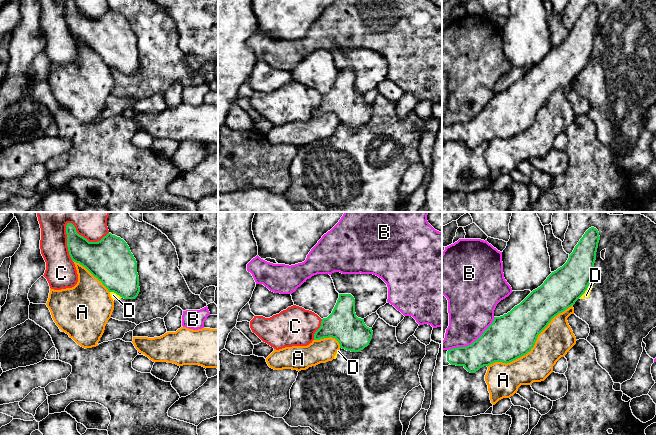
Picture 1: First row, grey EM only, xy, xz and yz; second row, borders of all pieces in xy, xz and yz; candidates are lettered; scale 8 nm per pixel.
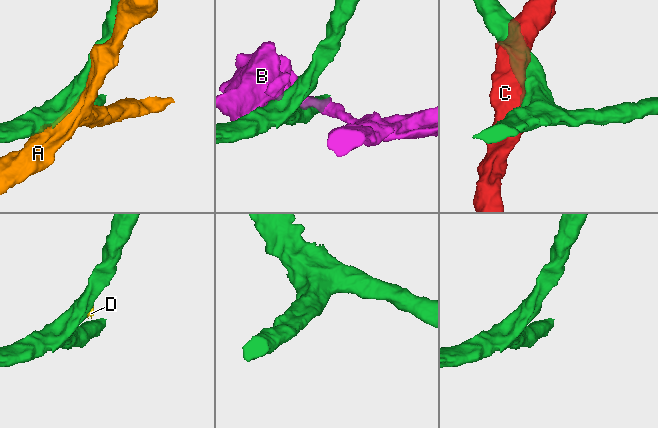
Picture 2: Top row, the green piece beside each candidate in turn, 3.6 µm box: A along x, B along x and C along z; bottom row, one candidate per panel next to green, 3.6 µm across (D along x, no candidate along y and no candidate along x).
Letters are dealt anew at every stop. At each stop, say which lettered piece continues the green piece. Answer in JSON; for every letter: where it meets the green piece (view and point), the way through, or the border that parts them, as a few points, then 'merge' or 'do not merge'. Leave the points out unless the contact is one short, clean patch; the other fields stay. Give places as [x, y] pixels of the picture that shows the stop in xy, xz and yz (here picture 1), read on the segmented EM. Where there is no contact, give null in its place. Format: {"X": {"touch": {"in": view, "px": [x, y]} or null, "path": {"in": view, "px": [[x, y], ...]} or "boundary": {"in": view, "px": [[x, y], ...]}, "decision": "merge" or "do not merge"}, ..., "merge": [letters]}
{"A": {"touch": {"in": "yz", "px": [533, 346]}, "decision": "do not merge"}, "B": {"touch": {"in": "yz", "px": [474, 341]}, "decision": "do not merge"}, "C": {"touch": {"in": "xy", "px": [71, 223]}, "decision": "do not merge"}, "D": {"touch": {"in": "yz", "px": [586, 289]}, "boundary": {"in": "yz", "px": [[591, 279], [587, 289], [578, 298]]}, "decision": "do not merge"}, "merge": []}

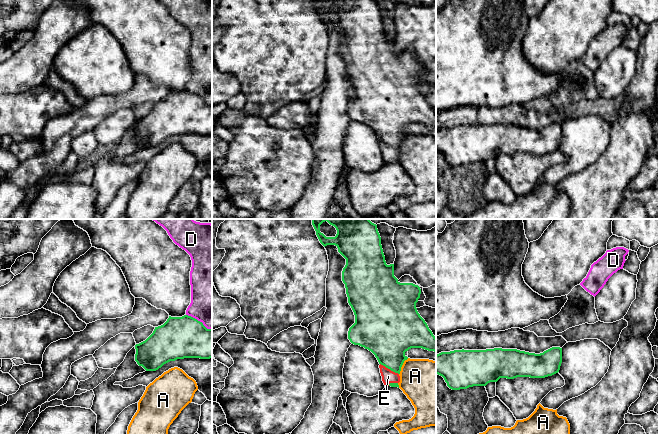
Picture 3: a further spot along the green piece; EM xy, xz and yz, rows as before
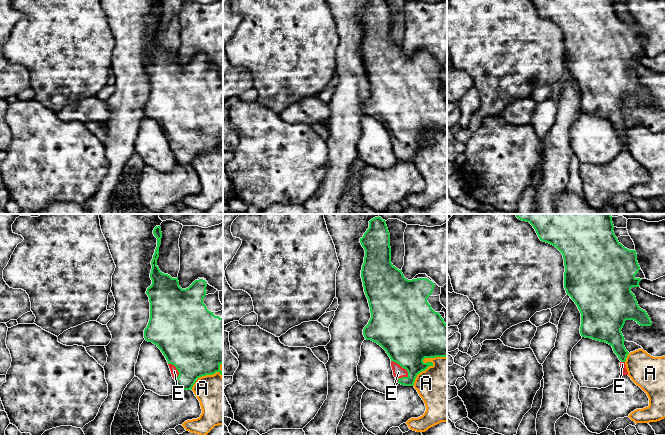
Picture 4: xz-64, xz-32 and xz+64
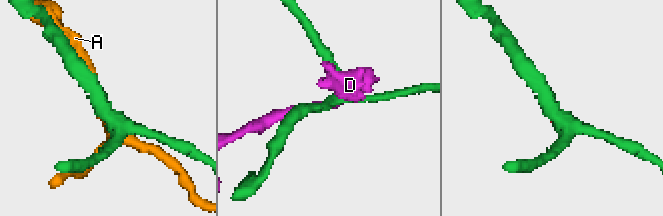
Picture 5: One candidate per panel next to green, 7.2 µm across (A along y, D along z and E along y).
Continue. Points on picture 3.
{"A": {"touch": {"in": "xz", "px": [401, 366]}, "decision": "do not merge"}, "D": {"touch": {"in": "xy", "px": [199, 321]}, "decision": "do not merge"}, "E": {"touch": {"in": "xz", "px": [389, 368]}, "path": {"in": "xz", "px": [[388, 337], [389, 368], [388, 376]]}, "decision": "merge"}, "merge": ["E"]}

